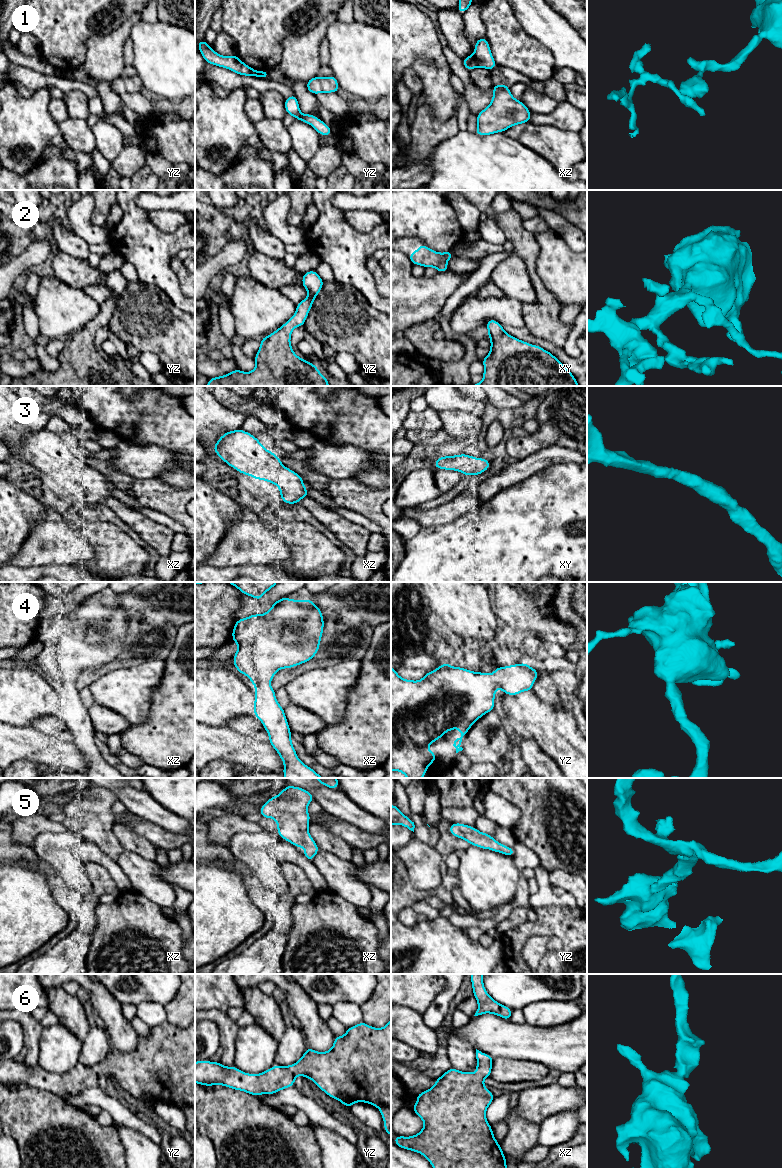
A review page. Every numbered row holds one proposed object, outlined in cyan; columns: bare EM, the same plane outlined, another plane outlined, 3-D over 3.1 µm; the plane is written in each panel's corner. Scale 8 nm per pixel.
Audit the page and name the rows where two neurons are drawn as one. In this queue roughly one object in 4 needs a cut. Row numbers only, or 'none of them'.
1

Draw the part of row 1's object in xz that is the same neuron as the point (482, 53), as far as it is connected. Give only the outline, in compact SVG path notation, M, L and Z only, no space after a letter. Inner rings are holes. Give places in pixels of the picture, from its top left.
M485 37L479 38L475 42L473 57L476 59L478 67L491 71L497 66Z

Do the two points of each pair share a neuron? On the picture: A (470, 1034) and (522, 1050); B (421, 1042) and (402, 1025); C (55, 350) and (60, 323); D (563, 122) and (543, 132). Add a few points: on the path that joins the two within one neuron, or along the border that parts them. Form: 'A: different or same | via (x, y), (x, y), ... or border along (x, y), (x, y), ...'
A: same | via (483, 1034), (492, 1034), (509, 1040)
B: same | via (416, 1037), (407, 1028)
C: different | border along (63, 338), (50, 340)
D: different | border along (531, 123), (550, 124), (576, 133)

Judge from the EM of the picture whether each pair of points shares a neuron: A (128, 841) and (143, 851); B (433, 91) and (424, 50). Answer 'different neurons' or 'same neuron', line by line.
A: same neuron
B: same neuron

